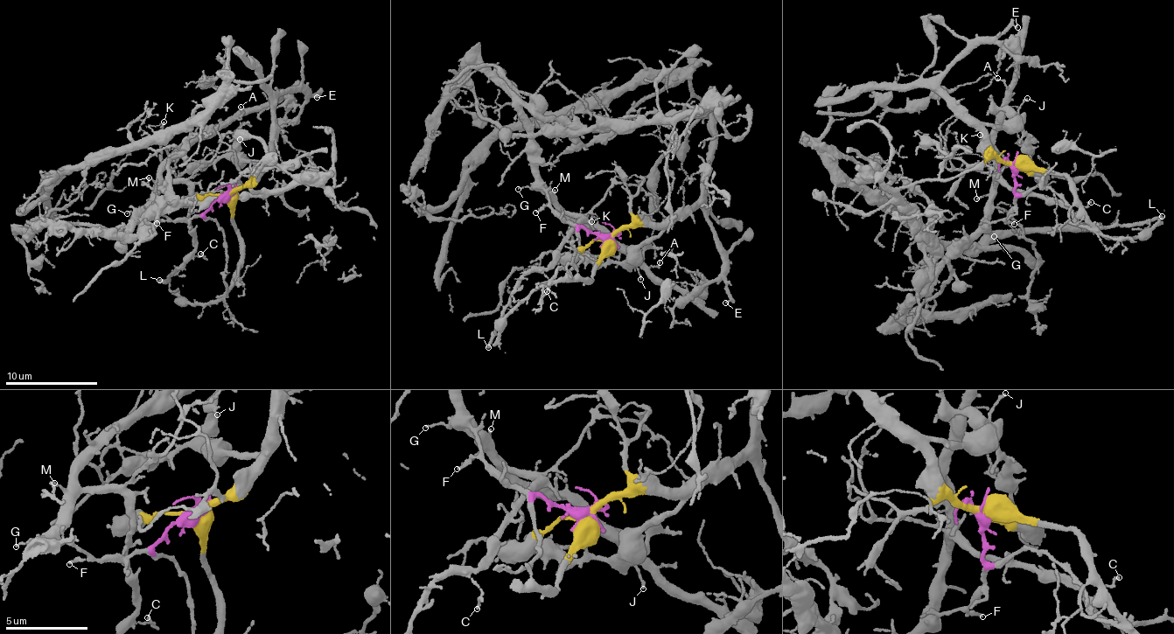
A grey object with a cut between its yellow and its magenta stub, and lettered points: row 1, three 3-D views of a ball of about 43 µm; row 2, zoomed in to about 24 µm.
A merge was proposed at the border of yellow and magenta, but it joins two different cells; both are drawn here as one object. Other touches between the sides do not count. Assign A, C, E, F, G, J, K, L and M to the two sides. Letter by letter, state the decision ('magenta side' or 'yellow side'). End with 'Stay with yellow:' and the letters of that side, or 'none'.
A: magenta side
C: magenta side
E: yellow side
F: magenta side
G: magenta side
J: yellow side
K: magenta side
L: magenta side
M: magenta side
Stay with yellow: E, J

